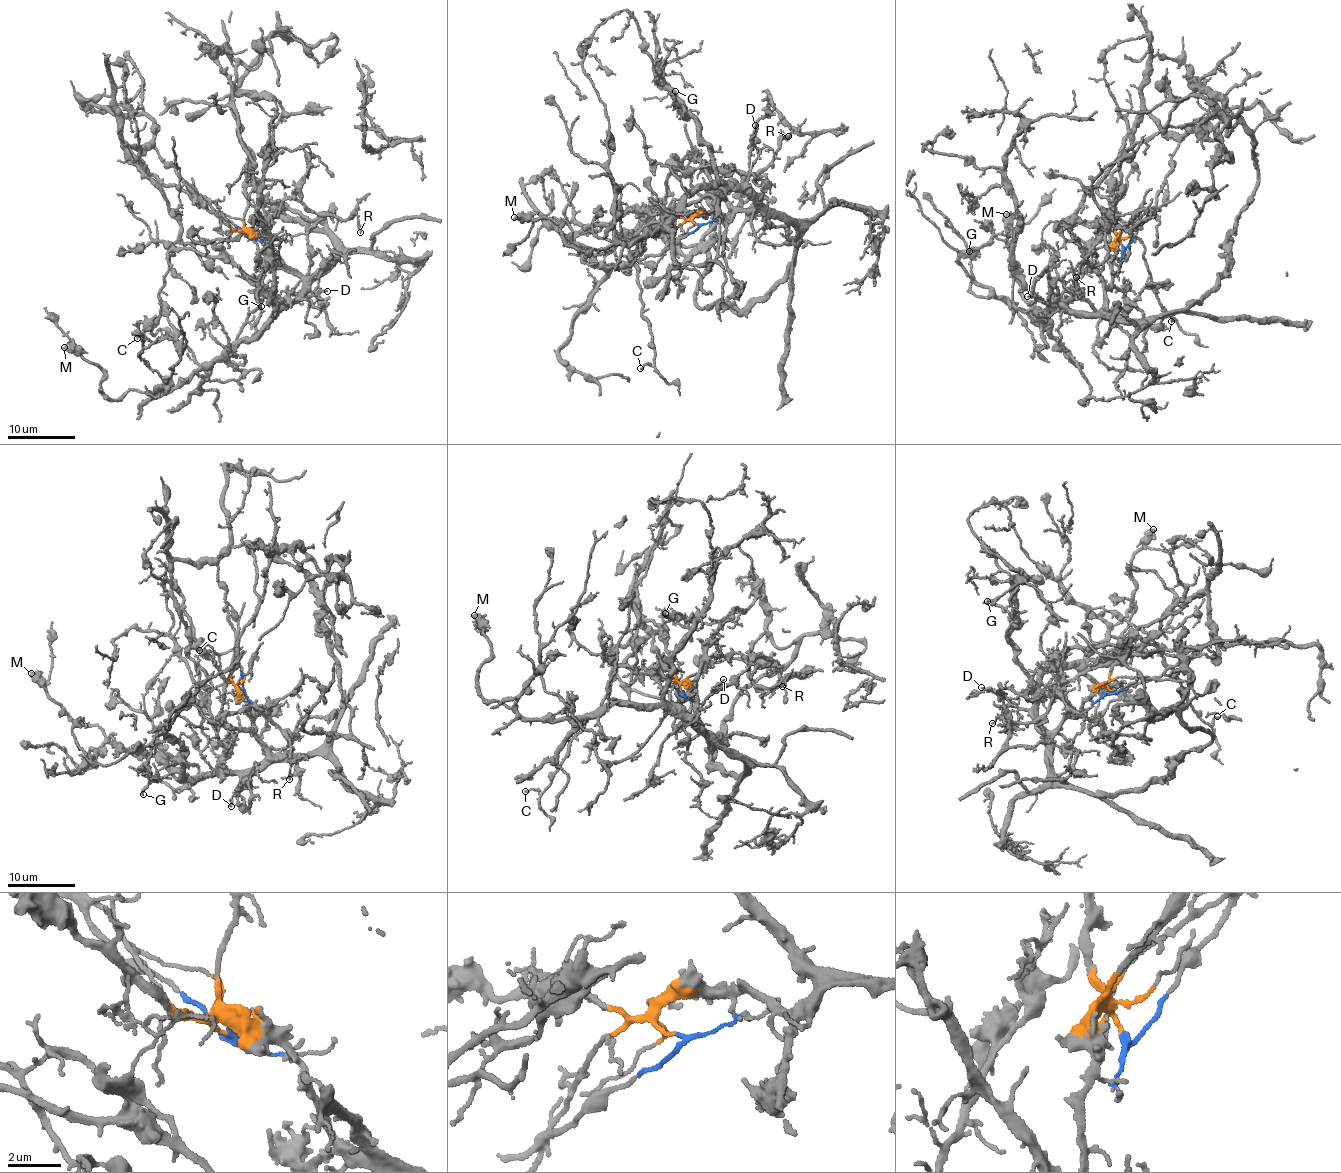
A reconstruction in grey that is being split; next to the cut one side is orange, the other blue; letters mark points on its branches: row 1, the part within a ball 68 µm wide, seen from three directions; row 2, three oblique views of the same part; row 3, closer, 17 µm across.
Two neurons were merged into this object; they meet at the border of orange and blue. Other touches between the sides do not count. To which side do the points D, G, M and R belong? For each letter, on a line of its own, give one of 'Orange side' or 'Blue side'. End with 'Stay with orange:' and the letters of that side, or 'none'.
D: Orange side
G: Orange side
M: Orange side
R: Orange side
Stay with orange: D, G, M, R

